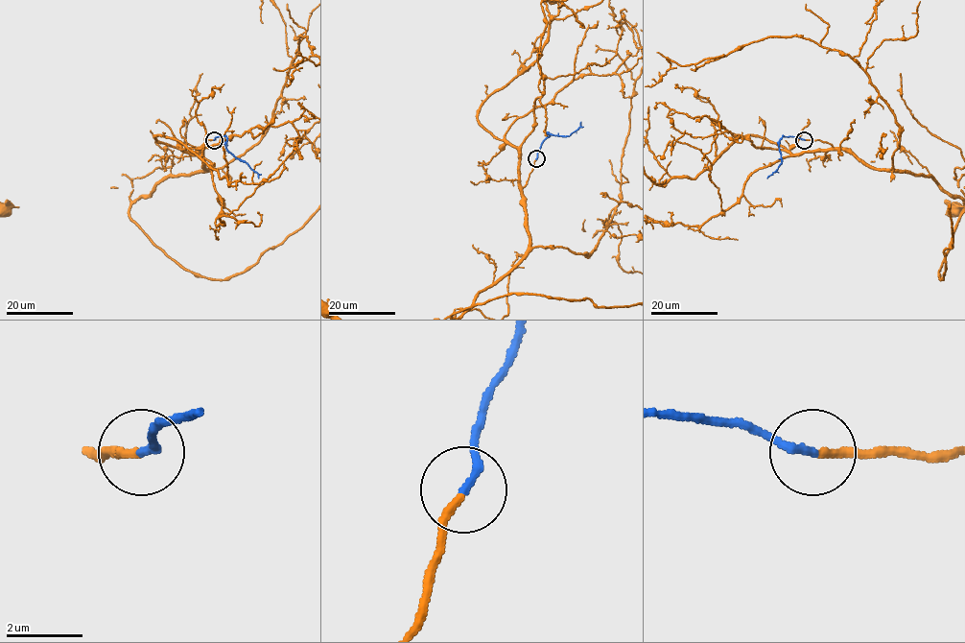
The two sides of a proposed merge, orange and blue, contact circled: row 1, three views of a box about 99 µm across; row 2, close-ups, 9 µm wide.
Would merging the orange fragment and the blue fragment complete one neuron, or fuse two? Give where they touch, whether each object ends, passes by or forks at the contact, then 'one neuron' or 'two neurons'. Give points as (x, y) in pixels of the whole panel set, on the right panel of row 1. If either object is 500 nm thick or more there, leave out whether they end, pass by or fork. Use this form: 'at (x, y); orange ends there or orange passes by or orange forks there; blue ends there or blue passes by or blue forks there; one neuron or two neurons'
at (804, 140); orange ends there; blue ends there; one neuron

